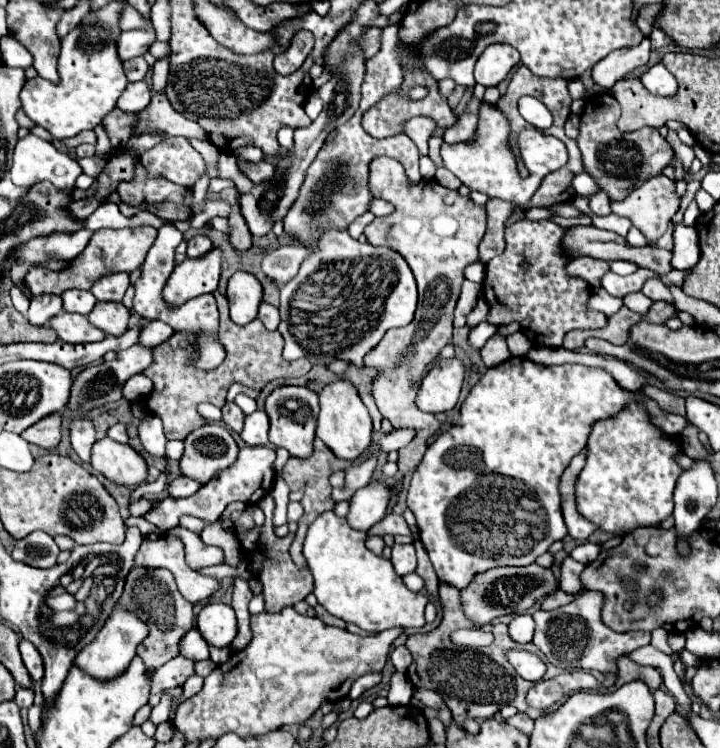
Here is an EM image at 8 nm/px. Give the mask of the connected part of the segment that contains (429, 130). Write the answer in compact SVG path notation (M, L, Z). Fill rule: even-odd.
M415 117L407 121L405 133L413 139L413 143L419 147L421 155L427 155L427 139L433 135L435 131L435 121L427 119L427 117Z

